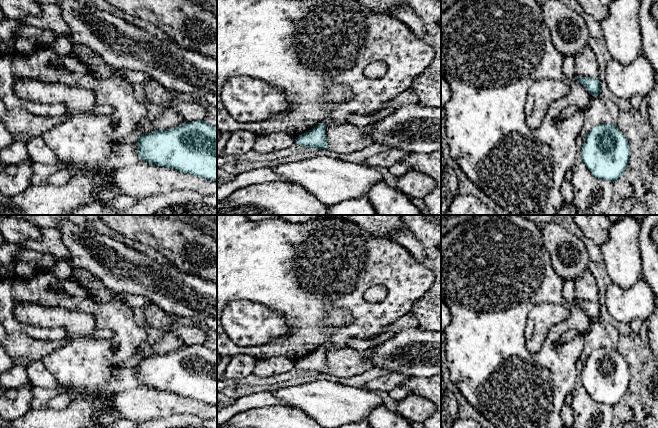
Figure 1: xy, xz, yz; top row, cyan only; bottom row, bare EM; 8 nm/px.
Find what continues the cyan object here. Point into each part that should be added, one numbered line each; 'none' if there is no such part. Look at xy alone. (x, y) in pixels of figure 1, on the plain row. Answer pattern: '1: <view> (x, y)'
none

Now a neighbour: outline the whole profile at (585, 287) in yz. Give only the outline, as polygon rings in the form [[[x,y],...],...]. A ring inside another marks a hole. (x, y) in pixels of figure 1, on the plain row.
[[[588,269],[574,281],[574,296],[576,301],[599,301],[596,279]]]

